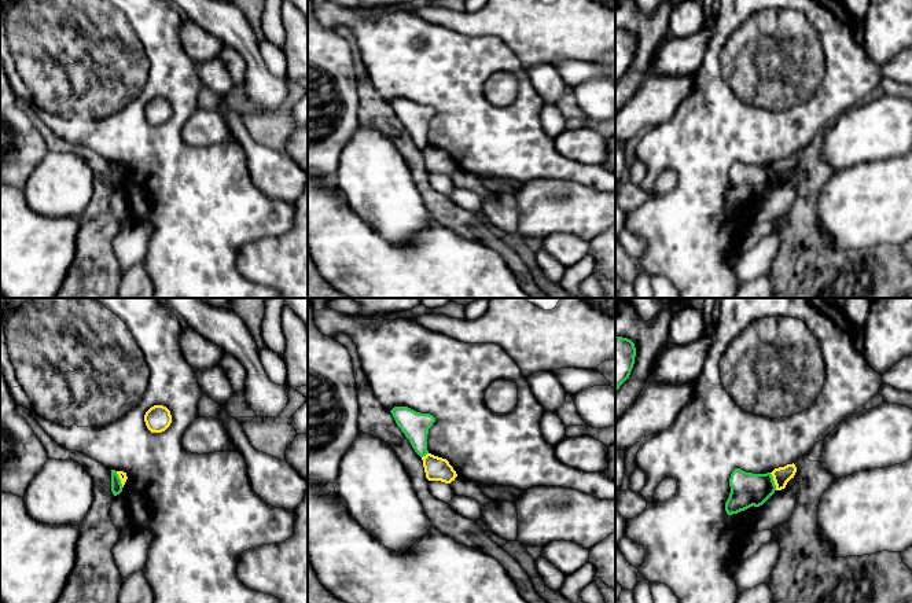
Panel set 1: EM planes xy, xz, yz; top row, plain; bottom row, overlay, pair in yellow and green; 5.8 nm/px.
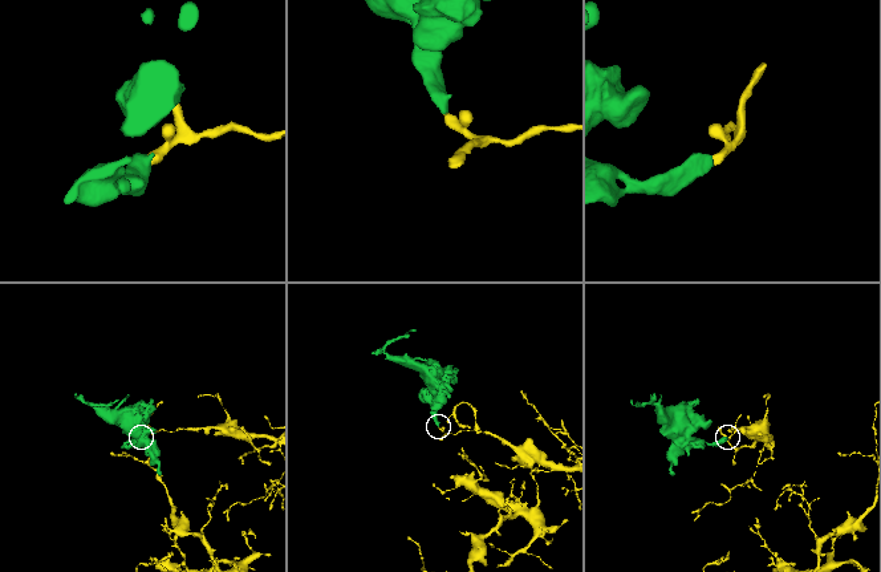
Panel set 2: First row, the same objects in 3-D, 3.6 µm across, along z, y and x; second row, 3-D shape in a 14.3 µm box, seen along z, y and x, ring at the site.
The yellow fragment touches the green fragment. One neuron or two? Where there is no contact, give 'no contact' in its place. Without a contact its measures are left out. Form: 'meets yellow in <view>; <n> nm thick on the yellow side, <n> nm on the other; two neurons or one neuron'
meets yellow in yz; 100 nm thick on the yellow side, 200 nm on the other; two neurons

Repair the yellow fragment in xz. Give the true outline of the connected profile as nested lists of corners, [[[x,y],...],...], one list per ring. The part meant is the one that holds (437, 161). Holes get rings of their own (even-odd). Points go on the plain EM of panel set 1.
[[[427,146],[422,150],[422,152],[426,170],[429,173],[441,173],[445,176],[451,176],[457,169],[456,163],[446,151]]]

